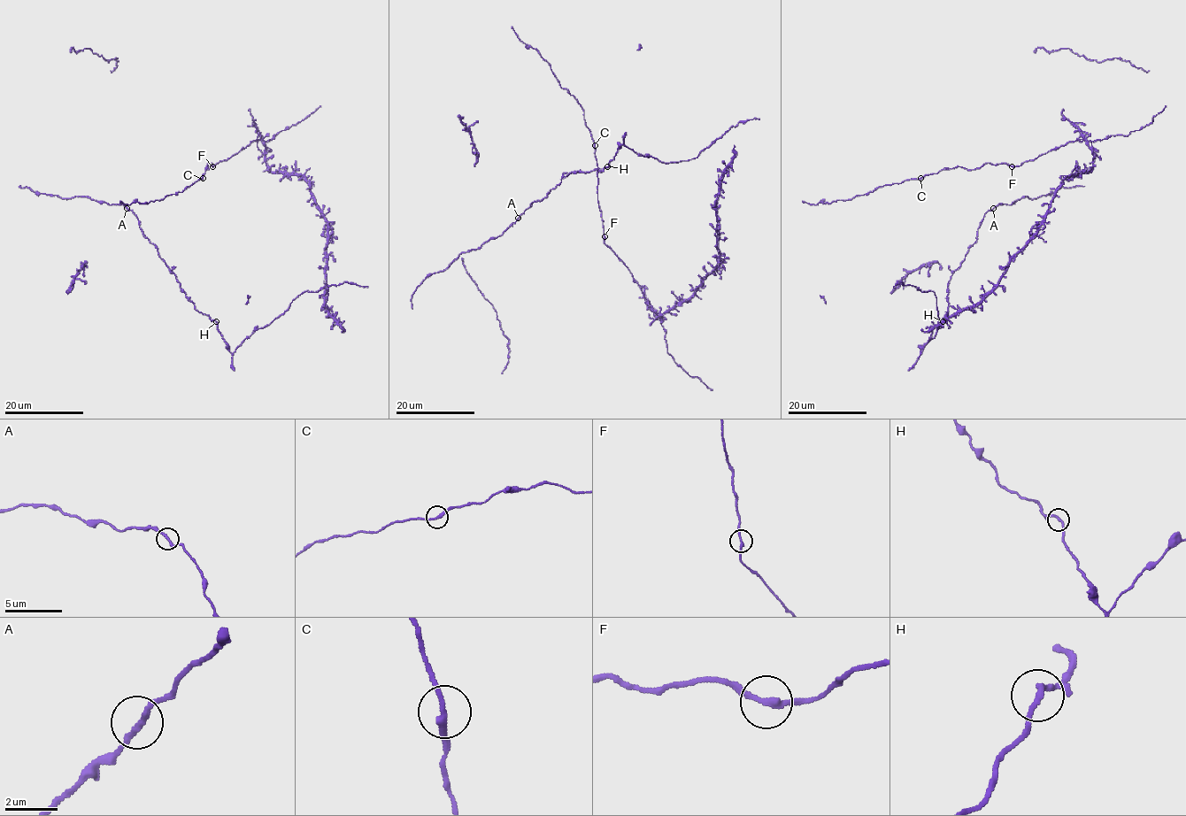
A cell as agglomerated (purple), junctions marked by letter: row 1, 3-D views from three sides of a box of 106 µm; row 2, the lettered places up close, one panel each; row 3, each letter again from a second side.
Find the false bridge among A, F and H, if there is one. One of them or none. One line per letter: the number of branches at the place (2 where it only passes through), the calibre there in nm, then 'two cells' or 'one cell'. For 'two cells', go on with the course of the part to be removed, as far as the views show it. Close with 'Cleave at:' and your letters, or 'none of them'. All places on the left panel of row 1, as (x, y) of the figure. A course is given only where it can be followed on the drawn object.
A: 2 | 220 nm | one cell
F: 2 | 220 nm | one cell
H: 2 | 220 nm | one cell
Cleave at: none of them

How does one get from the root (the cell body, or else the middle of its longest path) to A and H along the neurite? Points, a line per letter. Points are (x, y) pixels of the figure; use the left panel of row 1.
A: (290, 304), (231, 353), (217, 322), (195, 309), (157, 249), (143, 233), (136, 216), (127, 208)
H: (290, 304), (269, 325), (256, 329), (233, 353), (216, 321)

